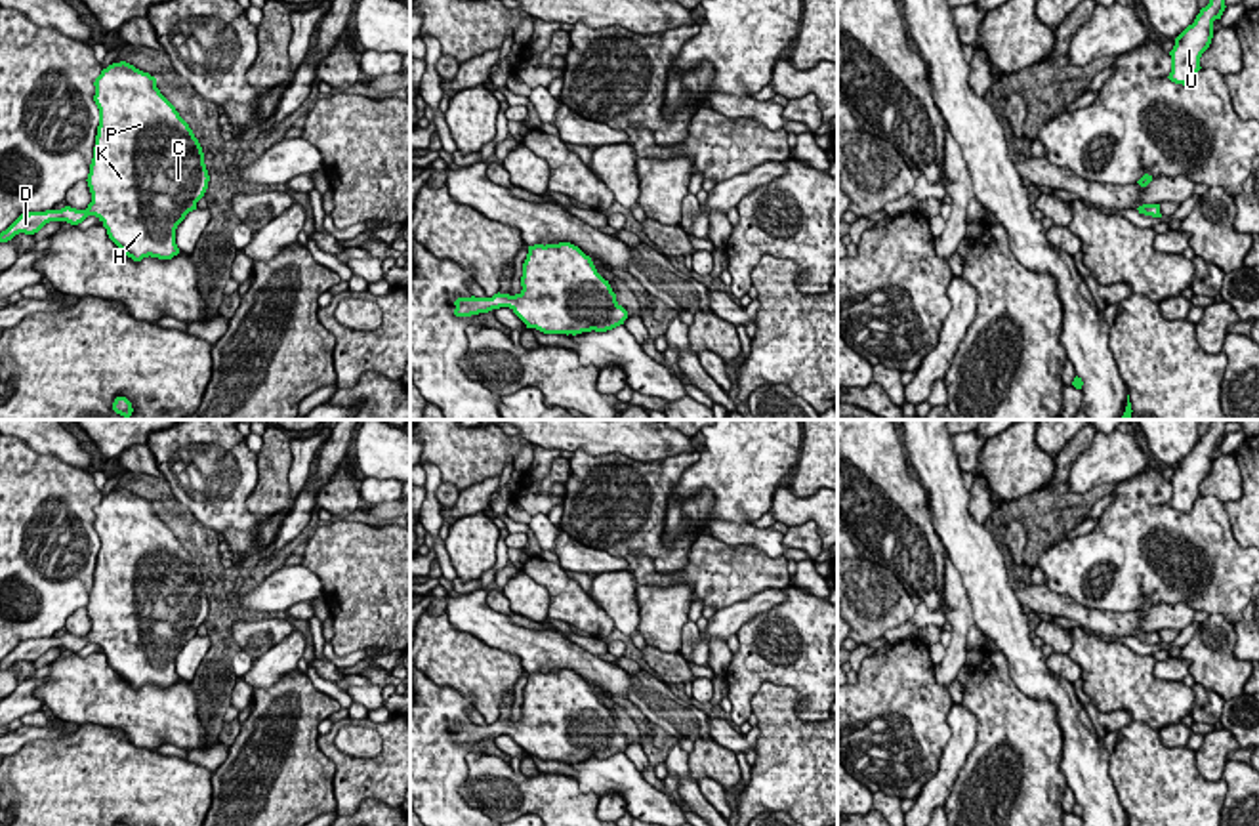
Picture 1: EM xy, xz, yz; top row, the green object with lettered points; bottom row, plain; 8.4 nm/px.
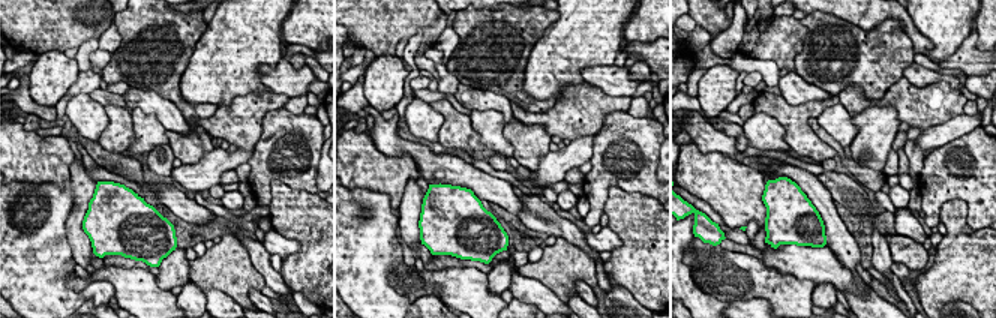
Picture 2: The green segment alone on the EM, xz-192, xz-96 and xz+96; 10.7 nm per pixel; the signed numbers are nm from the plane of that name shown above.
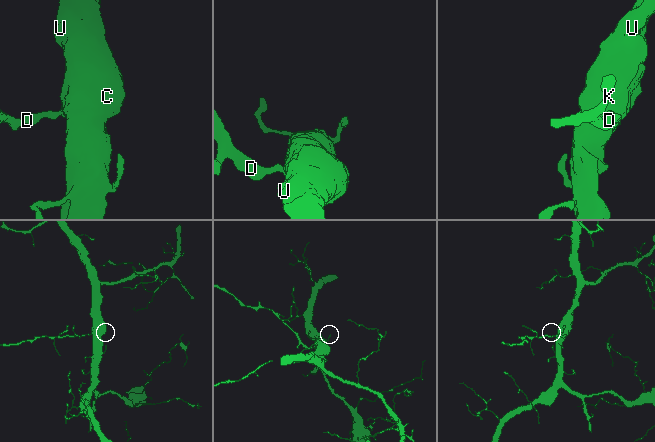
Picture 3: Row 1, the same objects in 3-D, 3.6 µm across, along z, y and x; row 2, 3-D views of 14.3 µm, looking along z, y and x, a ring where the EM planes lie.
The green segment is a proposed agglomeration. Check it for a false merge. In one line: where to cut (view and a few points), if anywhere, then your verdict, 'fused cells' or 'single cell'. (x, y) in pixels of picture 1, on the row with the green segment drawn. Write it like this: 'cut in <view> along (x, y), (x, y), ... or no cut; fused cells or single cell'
no cut; single cell

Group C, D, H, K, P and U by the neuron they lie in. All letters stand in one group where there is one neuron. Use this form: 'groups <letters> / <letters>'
groups C D H K P U

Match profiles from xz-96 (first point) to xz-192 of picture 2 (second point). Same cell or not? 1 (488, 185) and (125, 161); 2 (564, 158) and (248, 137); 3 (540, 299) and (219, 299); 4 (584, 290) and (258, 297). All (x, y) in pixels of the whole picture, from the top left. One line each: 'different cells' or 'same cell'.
1: different cells
2: different cells
3: same cell
4: same cell

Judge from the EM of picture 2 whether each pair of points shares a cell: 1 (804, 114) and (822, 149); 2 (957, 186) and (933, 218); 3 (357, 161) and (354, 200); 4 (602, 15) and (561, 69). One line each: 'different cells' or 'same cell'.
1: same cell
2: same cell
3: different cells
4: same cell

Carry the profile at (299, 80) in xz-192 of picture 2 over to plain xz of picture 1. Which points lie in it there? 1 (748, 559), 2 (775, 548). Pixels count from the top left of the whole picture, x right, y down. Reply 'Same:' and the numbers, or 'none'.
Same: 2

